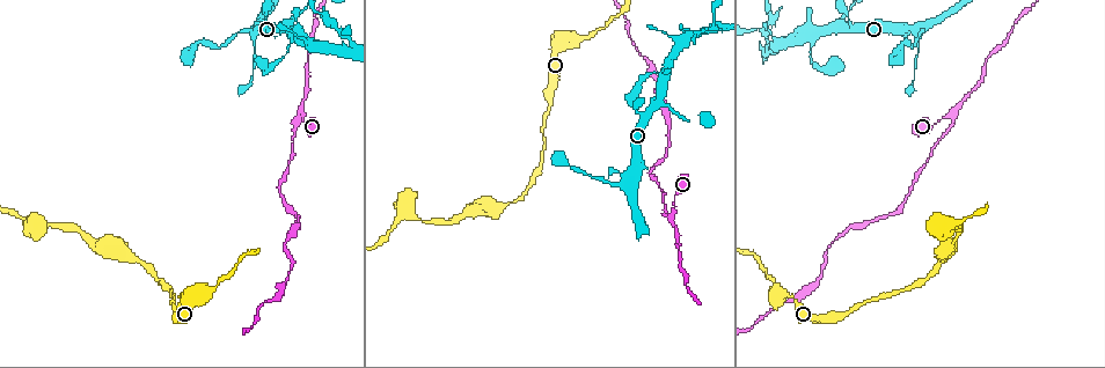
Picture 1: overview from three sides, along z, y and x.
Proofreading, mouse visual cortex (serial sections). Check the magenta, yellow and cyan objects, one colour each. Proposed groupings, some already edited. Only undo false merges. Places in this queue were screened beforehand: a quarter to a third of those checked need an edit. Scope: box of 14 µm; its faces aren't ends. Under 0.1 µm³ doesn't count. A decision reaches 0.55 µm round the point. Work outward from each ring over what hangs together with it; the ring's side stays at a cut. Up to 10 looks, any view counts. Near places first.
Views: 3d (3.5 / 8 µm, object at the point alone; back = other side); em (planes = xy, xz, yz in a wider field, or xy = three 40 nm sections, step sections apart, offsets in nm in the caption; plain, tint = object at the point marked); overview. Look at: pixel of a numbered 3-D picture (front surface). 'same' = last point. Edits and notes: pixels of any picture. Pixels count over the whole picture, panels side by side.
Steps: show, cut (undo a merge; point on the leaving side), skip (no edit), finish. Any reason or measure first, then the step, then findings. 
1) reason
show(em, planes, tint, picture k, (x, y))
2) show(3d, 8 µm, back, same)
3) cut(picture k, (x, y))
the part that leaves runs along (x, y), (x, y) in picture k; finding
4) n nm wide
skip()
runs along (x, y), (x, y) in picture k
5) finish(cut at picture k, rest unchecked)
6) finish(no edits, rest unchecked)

narrows sharply
show(3d, 3.5 µm, picture 1, (636, 110))

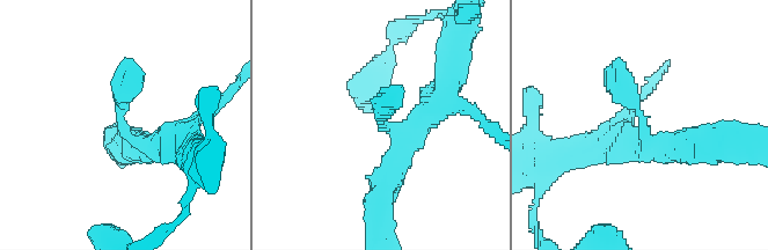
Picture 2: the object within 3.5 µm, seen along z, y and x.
show(em, planes, tint, picture 2, (380, 120))

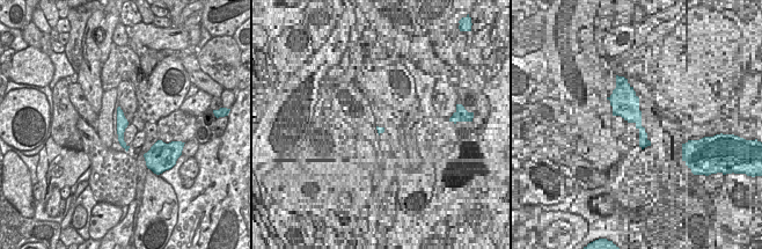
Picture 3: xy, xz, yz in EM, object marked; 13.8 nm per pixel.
skip()
one cell here

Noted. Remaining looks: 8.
two arms in line, one across
show(3d, 3.5 µm, picture 1, (671, 211))

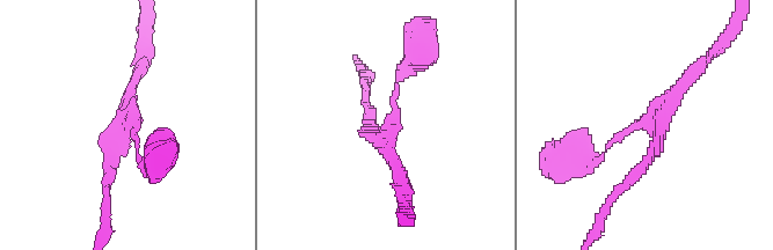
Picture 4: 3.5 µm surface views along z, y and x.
3 arms; arms of 100, 150, 150 nm; need the tissue
show(em, xy, step 3, tint, picture 4, (652, 120))

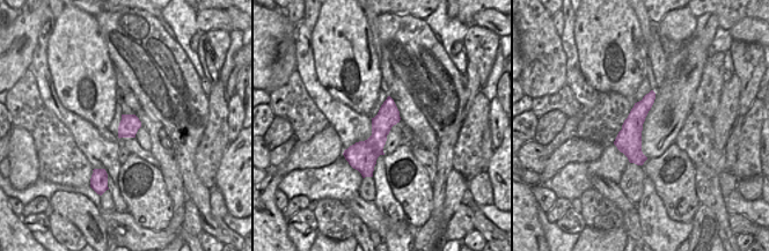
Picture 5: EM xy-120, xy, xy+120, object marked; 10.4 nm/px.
show(em, xy, step 2, tint, same)

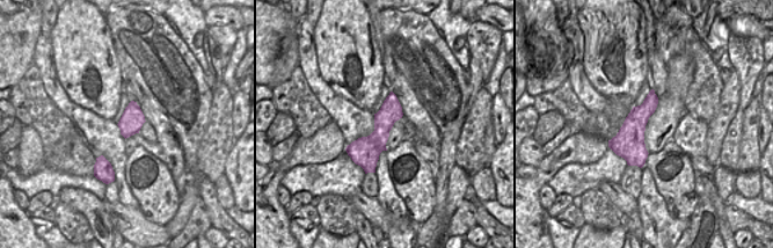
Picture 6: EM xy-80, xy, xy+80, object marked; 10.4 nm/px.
skip()
runs along (392, 96), (366, 167) in picture 6; continuous, no second cell

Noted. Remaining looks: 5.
sudden change in width
show(3d, 8 µm, picture 1, (217, 287))

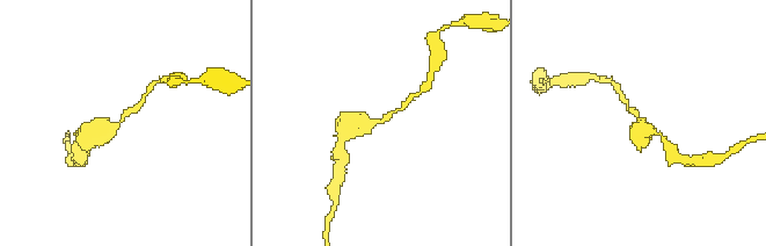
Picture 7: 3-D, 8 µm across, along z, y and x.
zoom in
show(3d, 3.5 µm, picture 7, (119, 122))

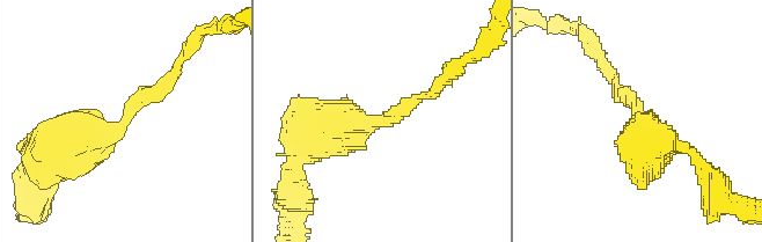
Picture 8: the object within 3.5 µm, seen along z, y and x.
arms of 200, 600 nm; need the tissue
show(em, planes, tint, picture 8, (122, 124))

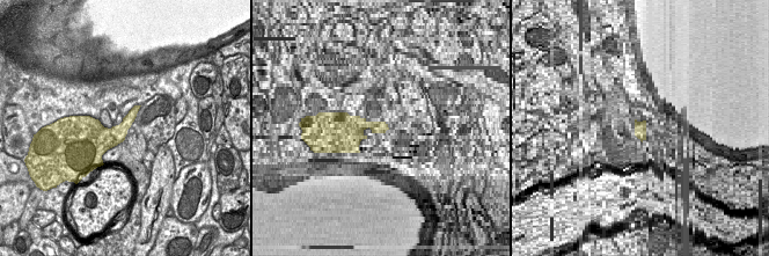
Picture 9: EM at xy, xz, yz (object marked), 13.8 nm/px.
skip()
one cell here

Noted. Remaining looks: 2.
sudden change in width
show(3d, 3.5 µm, picture 1, (948, 223))

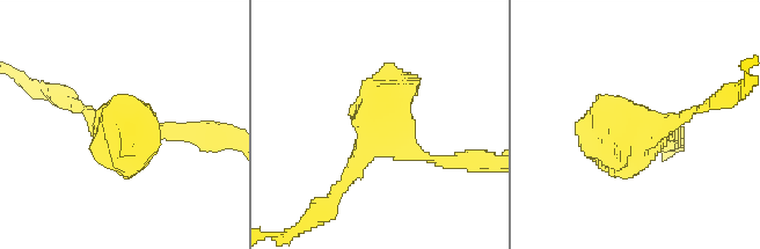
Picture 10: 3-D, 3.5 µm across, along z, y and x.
need the tissue
show(em, xy, step 3, tint, picture 10, (645, 122))

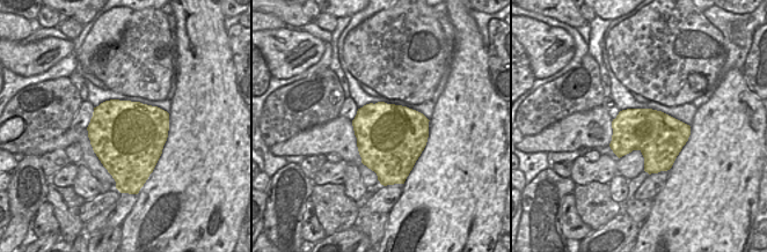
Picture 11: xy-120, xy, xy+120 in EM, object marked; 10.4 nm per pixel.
skip()
runs along (674, 132), (644, 124), (587, 153) in picture 10; all the same cell

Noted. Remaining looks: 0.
finish(no edits, rest unchecked)

